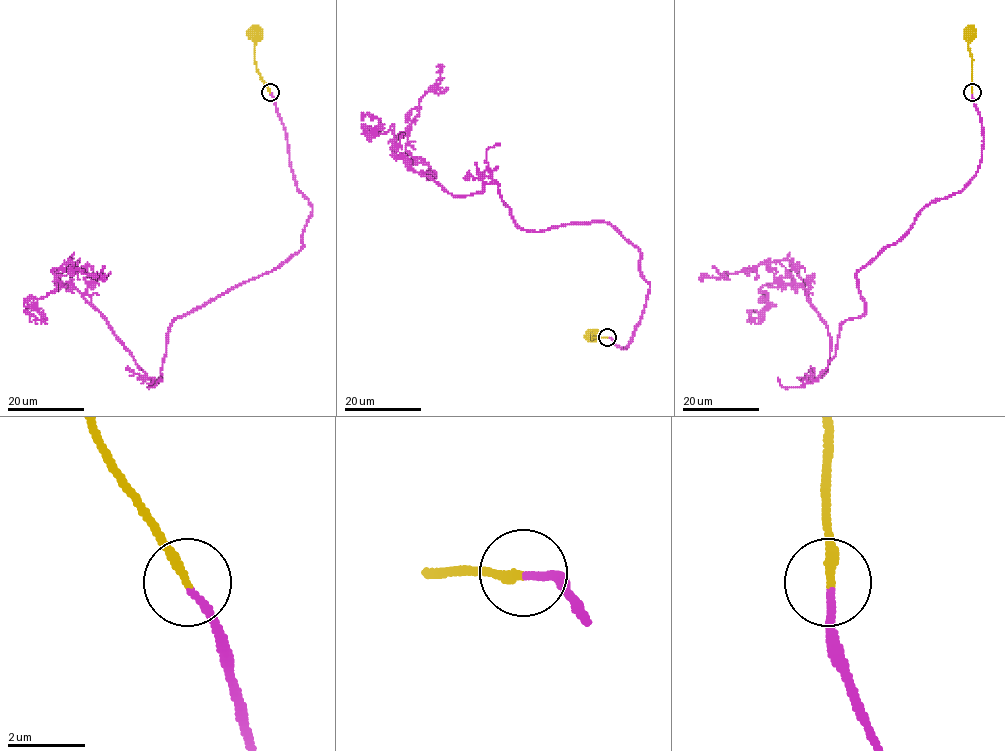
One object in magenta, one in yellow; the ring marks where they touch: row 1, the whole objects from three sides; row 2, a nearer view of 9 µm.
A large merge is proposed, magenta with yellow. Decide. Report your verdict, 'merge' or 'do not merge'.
merge

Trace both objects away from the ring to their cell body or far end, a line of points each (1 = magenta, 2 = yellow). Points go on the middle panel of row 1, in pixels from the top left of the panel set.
1: (608, 337), (626, 346), (649, 290), (614, 228), (528, 231), (496, 182), (454, 195), (410, 169), (437, 67)
2: (608, 337), (592, 338), (592, 333)

